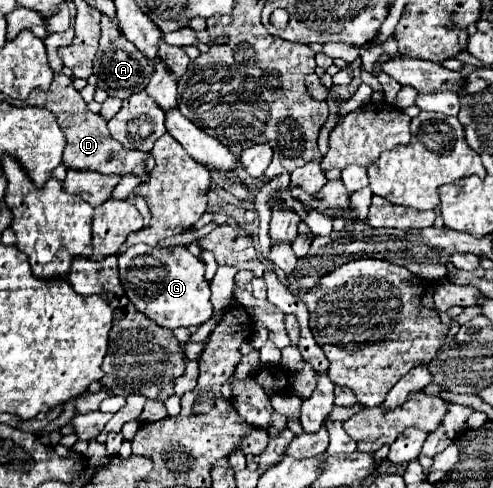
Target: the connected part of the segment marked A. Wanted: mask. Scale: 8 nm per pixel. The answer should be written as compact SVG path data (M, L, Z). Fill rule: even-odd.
M107 16L101 18L101 40L99 40L99 50L95 58L95 70L99 78L99 88L105 90L111 98L125 100L127 96L141 92L147 88L149 78L153 76L153 66L151 62L121 34L121 30L107 20Z

